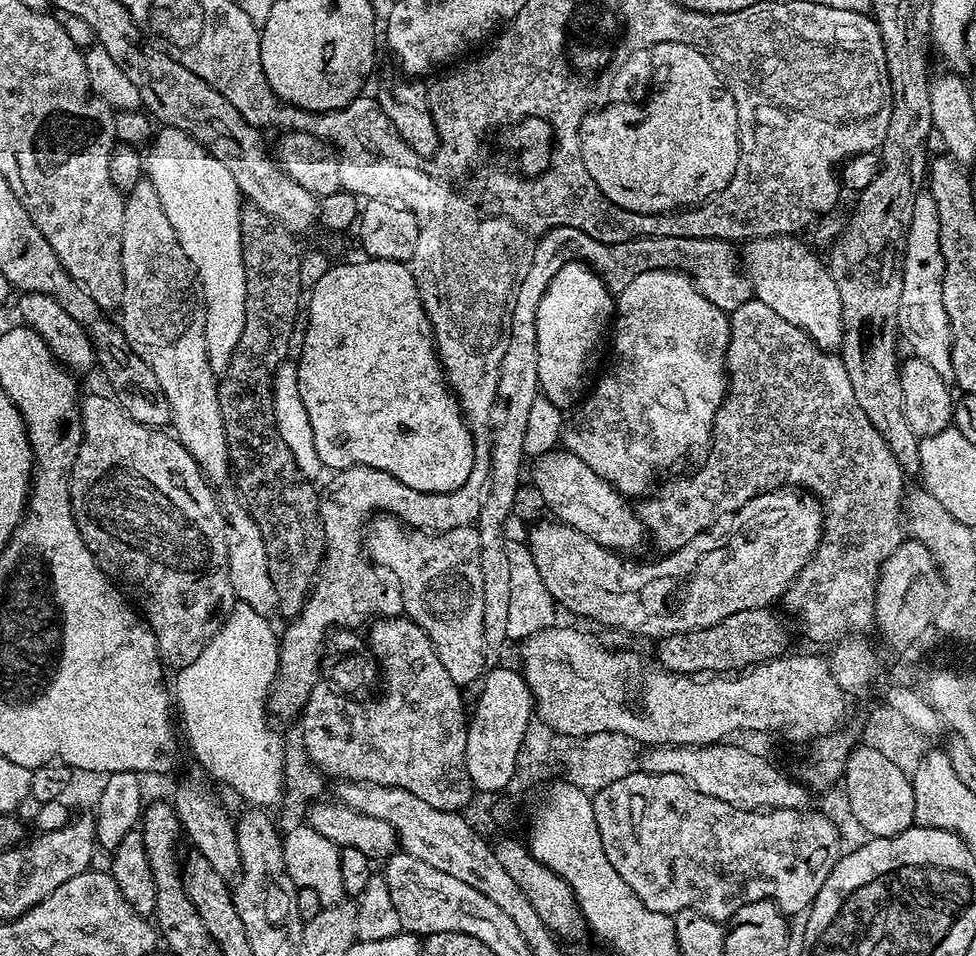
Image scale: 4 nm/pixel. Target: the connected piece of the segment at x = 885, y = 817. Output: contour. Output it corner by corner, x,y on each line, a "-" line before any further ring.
860,744
854,747
842,777
848,808
856,824
872,838
890,838
902,834
914,824
914,790
909,773
886,758
881,751

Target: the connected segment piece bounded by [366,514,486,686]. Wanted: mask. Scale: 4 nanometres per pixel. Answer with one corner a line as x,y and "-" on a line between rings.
376,514
366,525
366,552
373,565
392,571
389,572
391,579
400,585
403,615
426,630
438,658
442,658
442,666
446,666
446,674
461,686
476,679
479,681
486,672
486,649
482,622
482,566
475,527
429,534
408,527
391,514

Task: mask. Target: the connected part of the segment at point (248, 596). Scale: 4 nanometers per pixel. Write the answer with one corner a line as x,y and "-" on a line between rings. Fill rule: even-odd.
221,491
218,499
227,524
228,581
232,595
239,603
250,606
250,610
271,617
277,611
278,594
274,590
274,582
270,582
270,562
266,562
266,542
262,542
262,530
258,530
258,522
254,522
235,491

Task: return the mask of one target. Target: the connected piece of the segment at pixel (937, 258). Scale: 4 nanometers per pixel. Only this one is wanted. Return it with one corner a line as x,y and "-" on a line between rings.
926,190
918,194
914,202
914,218
910,218
908,241
904,251
904,277
902,278
902,302
898,302
899,335
909,344
911,355
922,358
946,381
955,381
952,369
952,331
950,318
942,306
942,246
938,238
938,206

